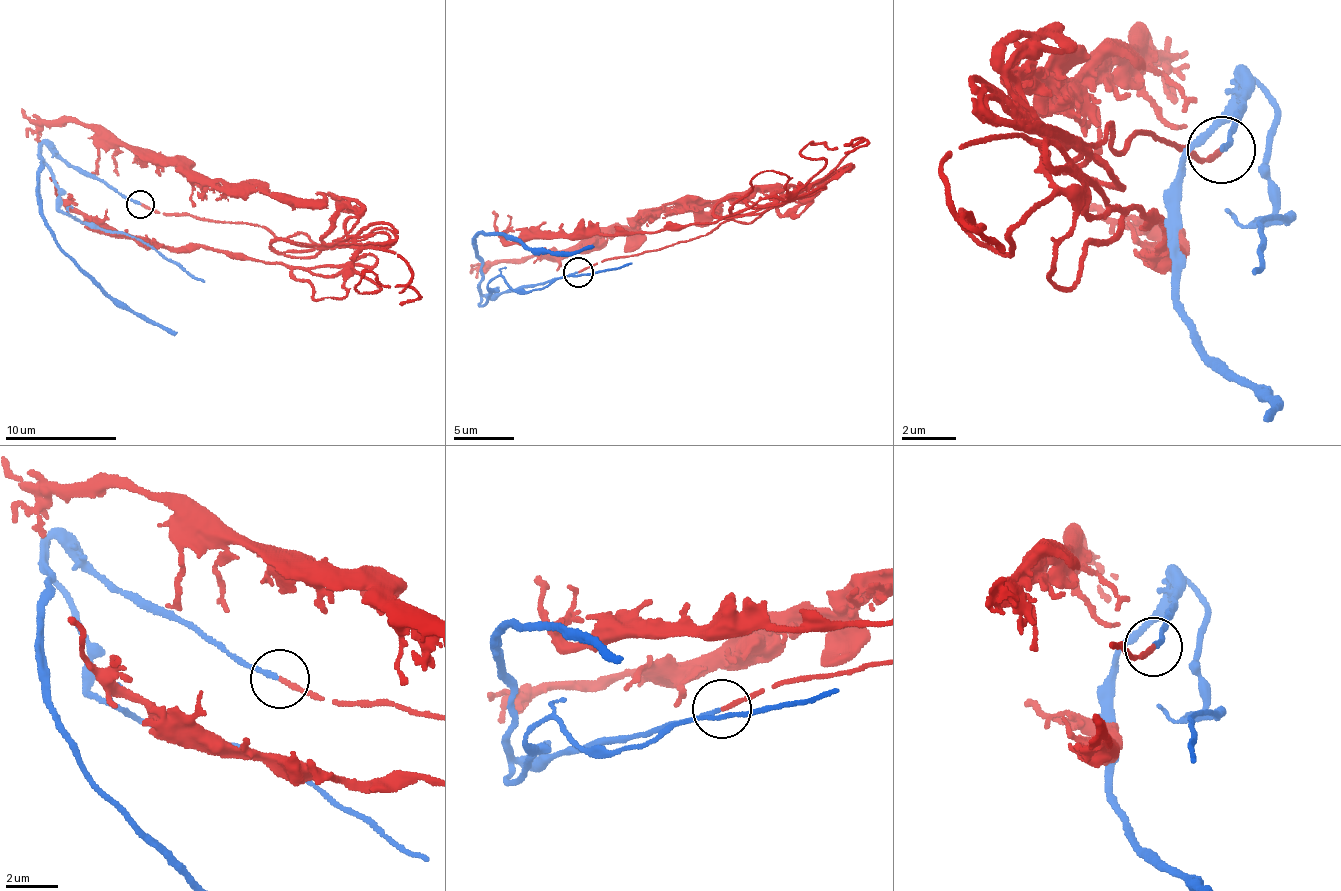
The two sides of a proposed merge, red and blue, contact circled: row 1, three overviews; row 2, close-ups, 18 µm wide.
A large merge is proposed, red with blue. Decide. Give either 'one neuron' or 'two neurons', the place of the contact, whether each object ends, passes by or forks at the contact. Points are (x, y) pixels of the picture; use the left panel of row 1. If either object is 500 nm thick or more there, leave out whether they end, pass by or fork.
one neuron | (140, 204) | red ends | blue ends

